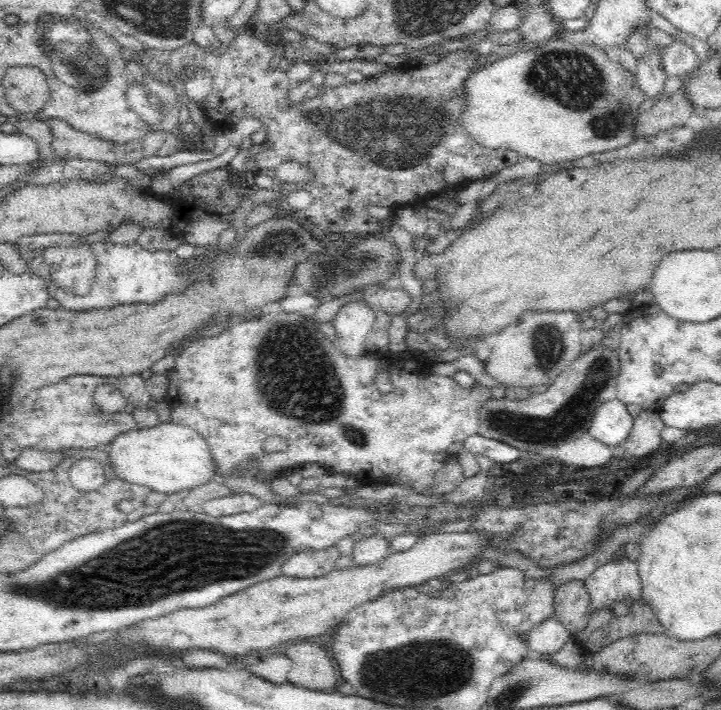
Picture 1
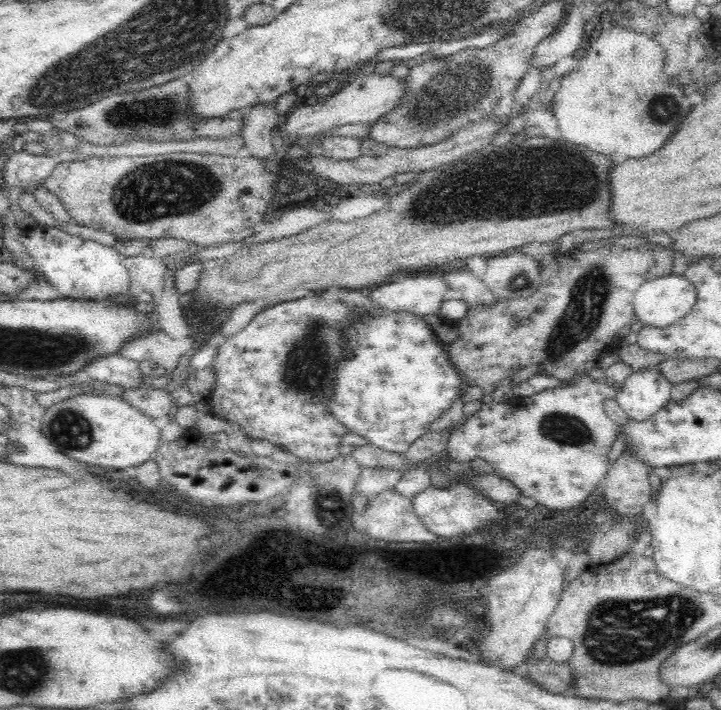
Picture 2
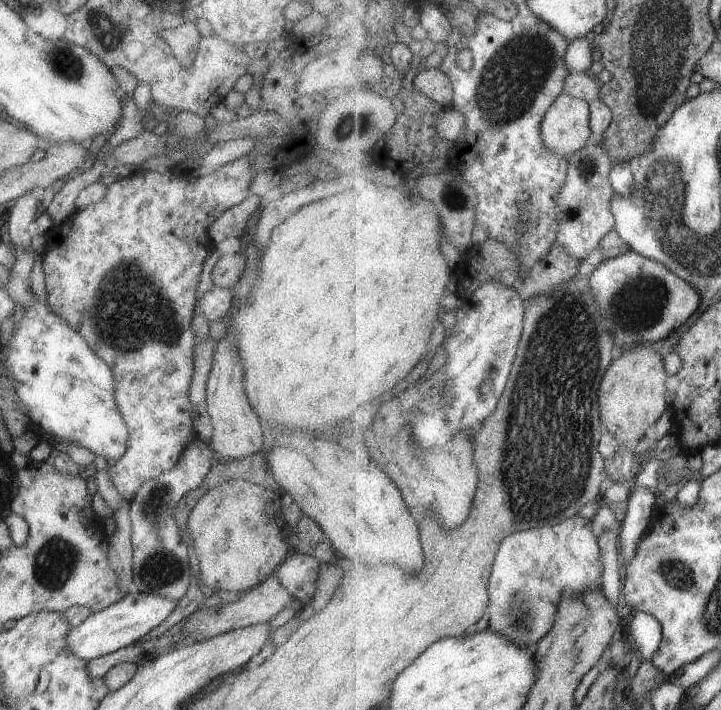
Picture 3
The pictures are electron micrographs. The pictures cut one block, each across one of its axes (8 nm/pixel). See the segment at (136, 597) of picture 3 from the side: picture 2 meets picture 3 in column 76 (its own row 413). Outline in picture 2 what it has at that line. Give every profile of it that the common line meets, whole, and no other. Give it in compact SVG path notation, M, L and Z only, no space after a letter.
M650 366L636 370L623 383L615 386L615 399L628 418L642 422L652 418L670 402L672 386L657 367Z

